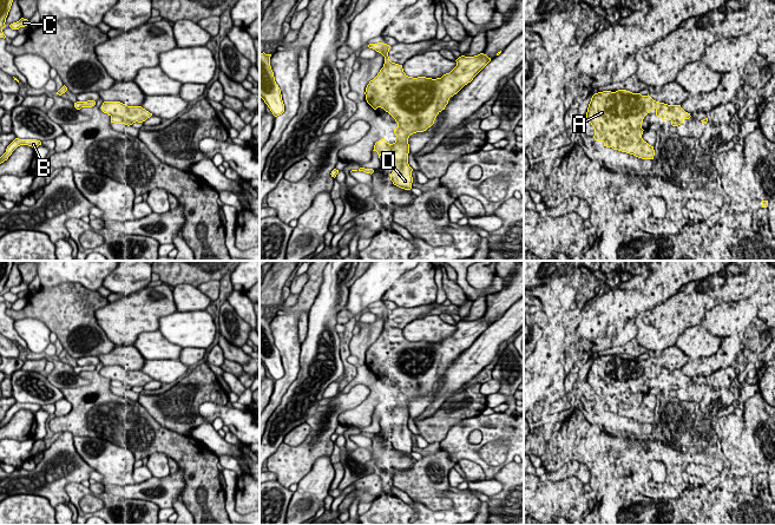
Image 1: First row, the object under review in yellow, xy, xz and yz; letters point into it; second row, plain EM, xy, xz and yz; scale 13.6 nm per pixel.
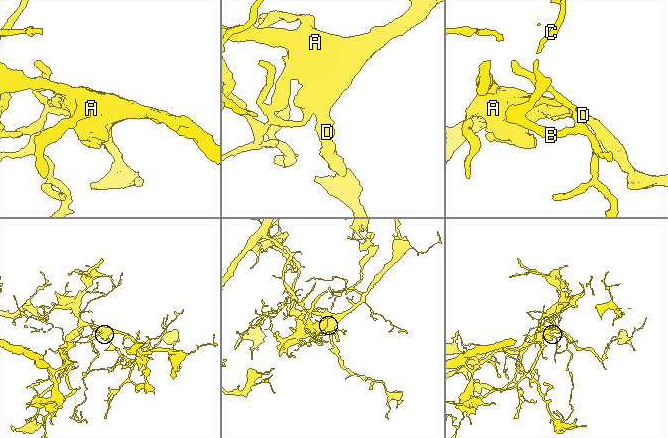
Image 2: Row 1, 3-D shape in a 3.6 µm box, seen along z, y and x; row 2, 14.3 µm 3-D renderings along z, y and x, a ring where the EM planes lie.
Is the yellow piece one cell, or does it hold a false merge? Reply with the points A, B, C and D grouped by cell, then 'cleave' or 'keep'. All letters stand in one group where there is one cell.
A D / B C; cleave

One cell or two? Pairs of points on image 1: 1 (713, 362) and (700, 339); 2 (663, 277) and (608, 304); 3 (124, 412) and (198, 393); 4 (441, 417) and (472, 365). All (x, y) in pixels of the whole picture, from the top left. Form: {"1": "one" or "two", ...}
{"1": "two", "2": "one", "3": "two", "4": "two"}

